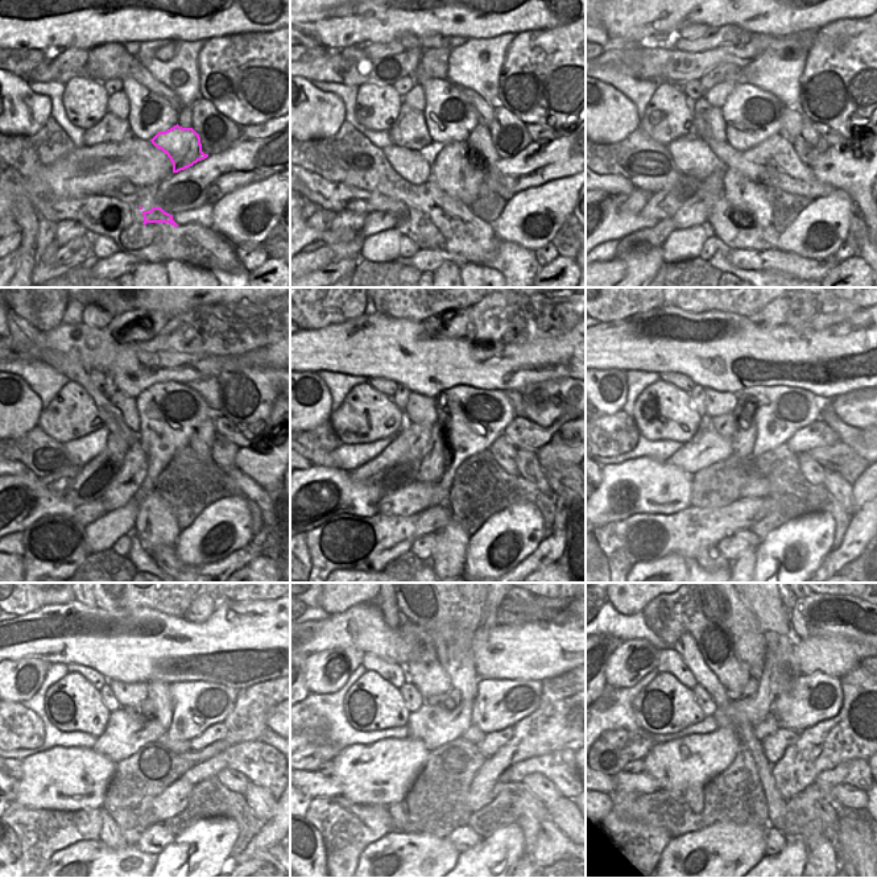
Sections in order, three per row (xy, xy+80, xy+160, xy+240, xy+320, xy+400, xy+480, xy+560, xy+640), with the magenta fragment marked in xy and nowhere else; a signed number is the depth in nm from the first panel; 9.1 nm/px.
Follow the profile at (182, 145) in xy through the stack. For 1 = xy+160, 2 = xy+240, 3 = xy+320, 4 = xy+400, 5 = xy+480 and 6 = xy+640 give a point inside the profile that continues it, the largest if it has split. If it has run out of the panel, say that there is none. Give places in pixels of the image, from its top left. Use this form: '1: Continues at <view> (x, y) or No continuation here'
1: Continues at xy+160 (758, 210)
2: Continues at xy+240 (157, 526)
3: Continues at xy+320 (449, 555)
4: Continues at xy+400 (749, 555)
5: No continuation here
6: No continuation here

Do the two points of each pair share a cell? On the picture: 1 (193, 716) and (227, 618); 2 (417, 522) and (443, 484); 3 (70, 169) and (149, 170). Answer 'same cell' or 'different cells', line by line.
1: different cells
2: different cells
3: same cell

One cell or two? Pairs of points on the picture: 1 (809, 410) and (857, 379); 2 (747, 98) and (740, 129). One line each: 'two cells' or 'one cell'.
1: two cells
2: one cell

